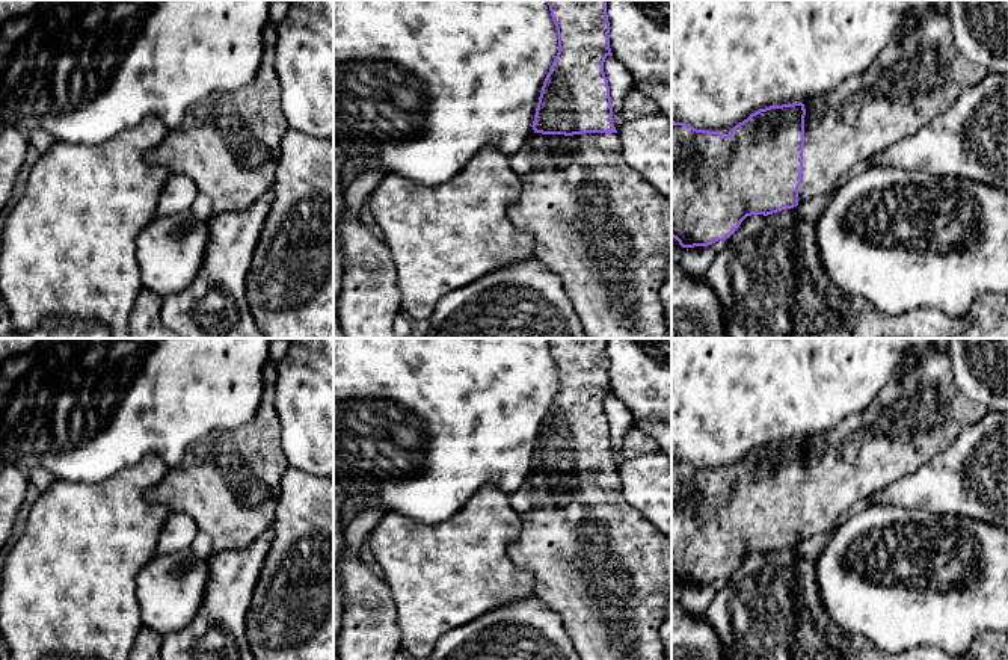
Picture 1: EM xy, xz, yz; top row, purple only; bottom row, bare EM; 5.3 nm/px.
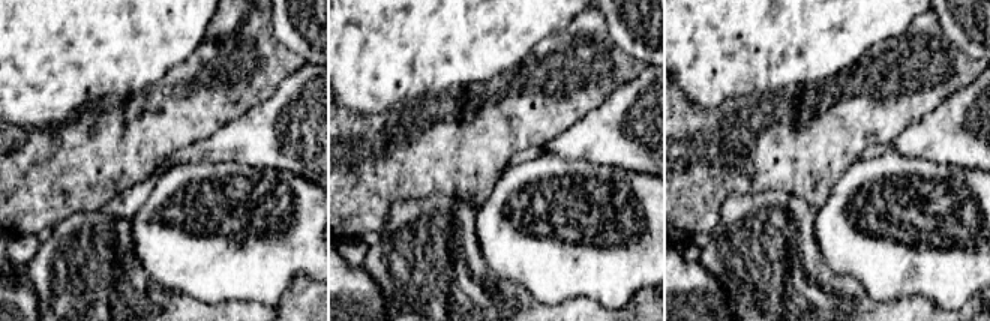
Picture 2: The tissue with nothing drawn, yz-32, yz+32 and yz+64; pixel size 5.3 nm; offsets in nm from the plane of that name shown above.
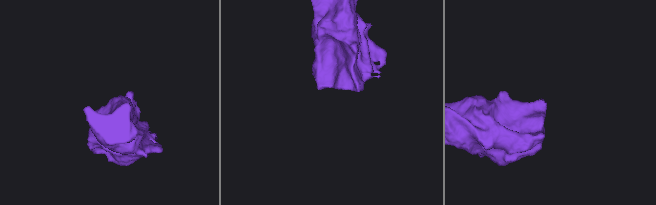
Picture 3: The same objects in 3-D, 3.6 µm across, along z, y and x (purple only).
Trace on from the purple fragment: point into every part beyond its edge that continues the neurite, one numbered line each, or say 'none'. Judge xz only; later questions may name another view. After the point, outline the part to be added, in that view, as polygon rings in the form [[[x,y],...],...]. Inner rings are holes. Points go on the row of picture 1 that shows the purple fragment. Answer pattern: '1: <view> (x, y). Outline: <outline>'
1: xz (595, 222). Outline: [[[533,133],[509,162],[522,183],[509,216],[531,234],[534,257],[561,278],[587,338],[671,338],[659,299],[671,263],[671,202],[628,166],[617,133]]]

